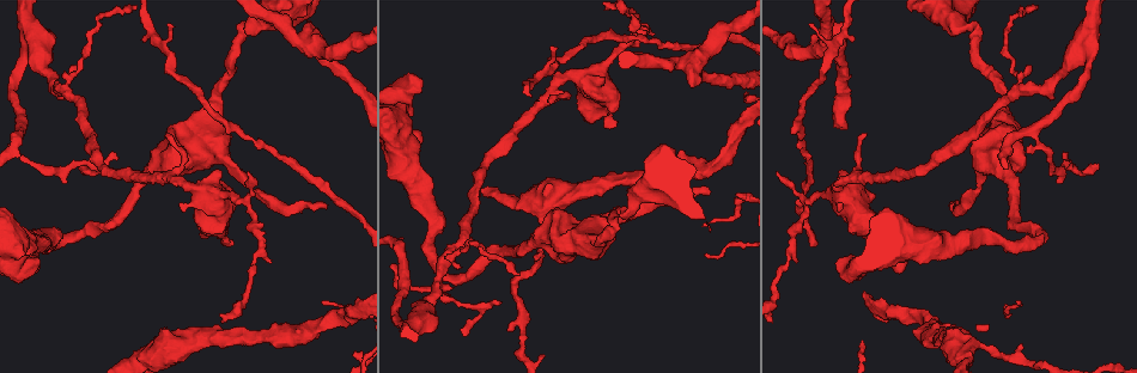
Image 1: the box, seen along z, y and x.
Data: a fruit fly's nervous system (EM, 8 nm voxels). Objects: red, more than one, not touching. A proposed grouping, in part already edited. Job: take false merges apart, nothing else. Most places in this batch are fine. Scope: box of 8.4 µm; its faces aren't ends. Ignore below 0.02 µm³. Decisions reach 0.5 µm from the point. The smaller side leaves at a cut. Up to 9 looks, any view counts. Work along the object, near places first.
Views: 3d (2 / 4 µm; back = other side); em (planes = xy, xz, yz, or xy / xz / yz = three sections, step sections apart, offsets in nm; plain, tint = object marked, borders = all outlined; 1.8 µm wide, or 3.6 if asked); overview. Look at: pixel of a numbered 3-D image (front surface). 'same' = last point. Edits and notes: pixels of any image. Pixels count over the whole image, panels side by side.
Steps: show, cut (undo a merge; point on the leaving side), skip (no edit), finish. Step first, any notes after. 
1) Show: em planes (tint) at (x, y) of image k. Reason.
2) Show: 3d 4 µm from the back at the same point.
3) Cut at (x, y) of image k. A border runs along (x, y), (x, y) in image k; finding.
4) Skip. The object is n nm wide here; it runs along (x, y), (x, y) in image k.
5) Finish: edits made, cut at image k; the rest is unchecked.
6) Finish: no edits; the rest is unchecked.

Show: 3d 4 µm at (1071, 166) of image 1. Sharp bend.

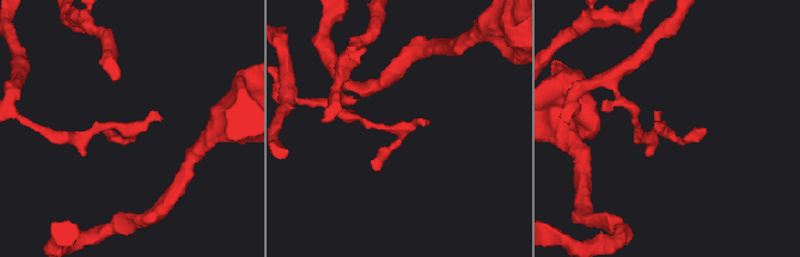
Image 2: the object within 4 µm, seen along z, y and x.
Show: em yz step 16 (borders) at (124, 128) of image 2. Shape alone is not enough.

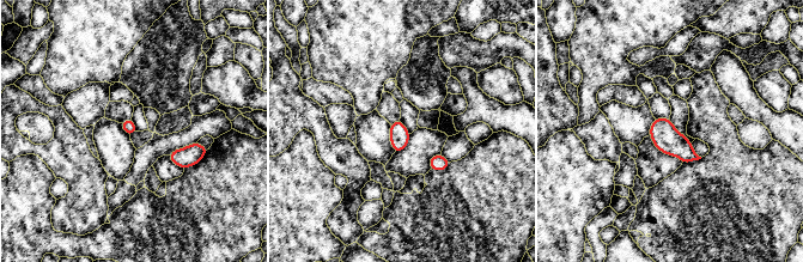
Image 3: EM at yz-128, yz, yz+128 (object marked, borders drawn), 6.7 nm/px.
Skip. All the same neuron.

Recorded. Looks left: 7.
Show: 3d 2 µm at (450, 258) of image 1. Three arms meet.

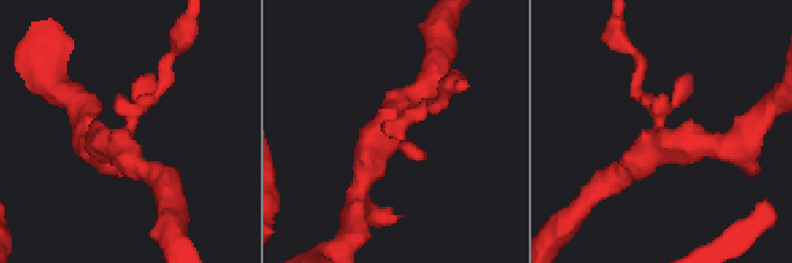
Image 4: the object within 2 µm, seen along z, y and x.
Show: em planes (tint) at (659, 145) of image 4. 3 arms meet here.

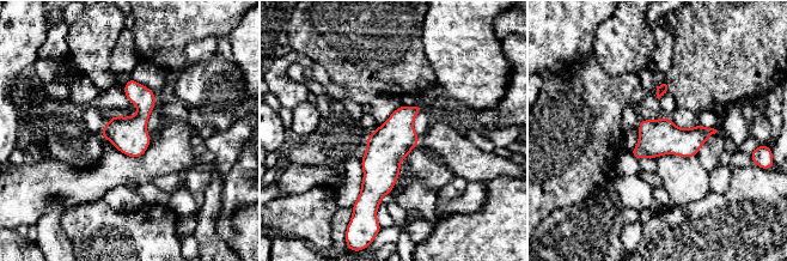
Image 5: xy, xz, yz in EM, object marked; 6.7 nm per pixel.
Skip. It runs along (418, 108), (385, 149), (376, 204) in image 5; one neuron here.

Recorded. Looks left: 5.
Show: 3d 4 µm at (163, 345) of image 1. Three-way junction.

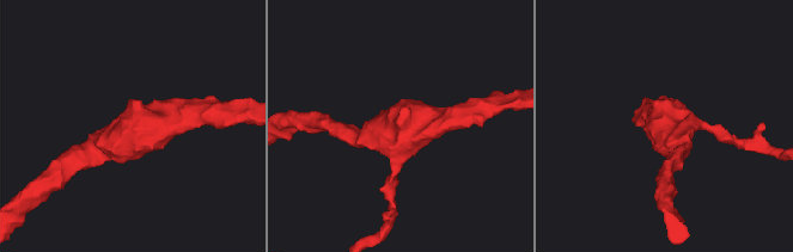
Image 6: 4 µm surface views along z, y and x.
Show: em planes (tint) at (689, 126) of image 6. 3 arms meet here.

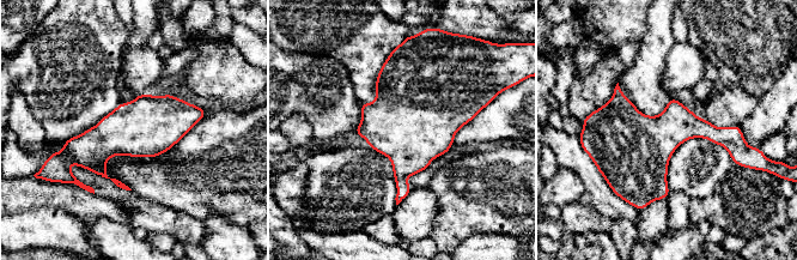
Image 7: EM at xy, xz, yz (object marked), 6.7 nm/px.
Skip. All the same neuron.

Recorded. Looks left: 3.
Show: em planes (tint) at (320, 321) of image 1. Thick turns thin.

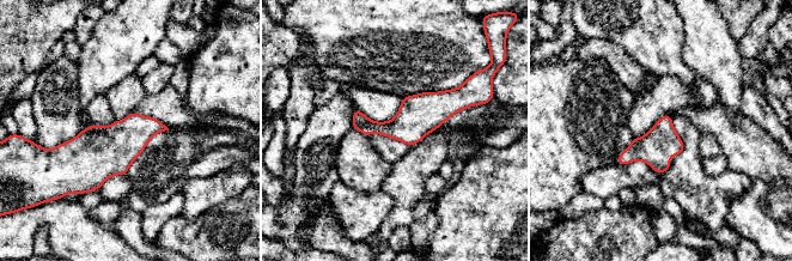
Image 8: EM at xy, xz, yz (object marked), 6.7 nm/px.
Skip. The object is 240 nm wide here; it runs along (462, 103), (407, 127), (355, 126) in image 8; all the same neuron.

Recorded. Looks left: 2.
Finish: no edits; the rest is unchecked.

